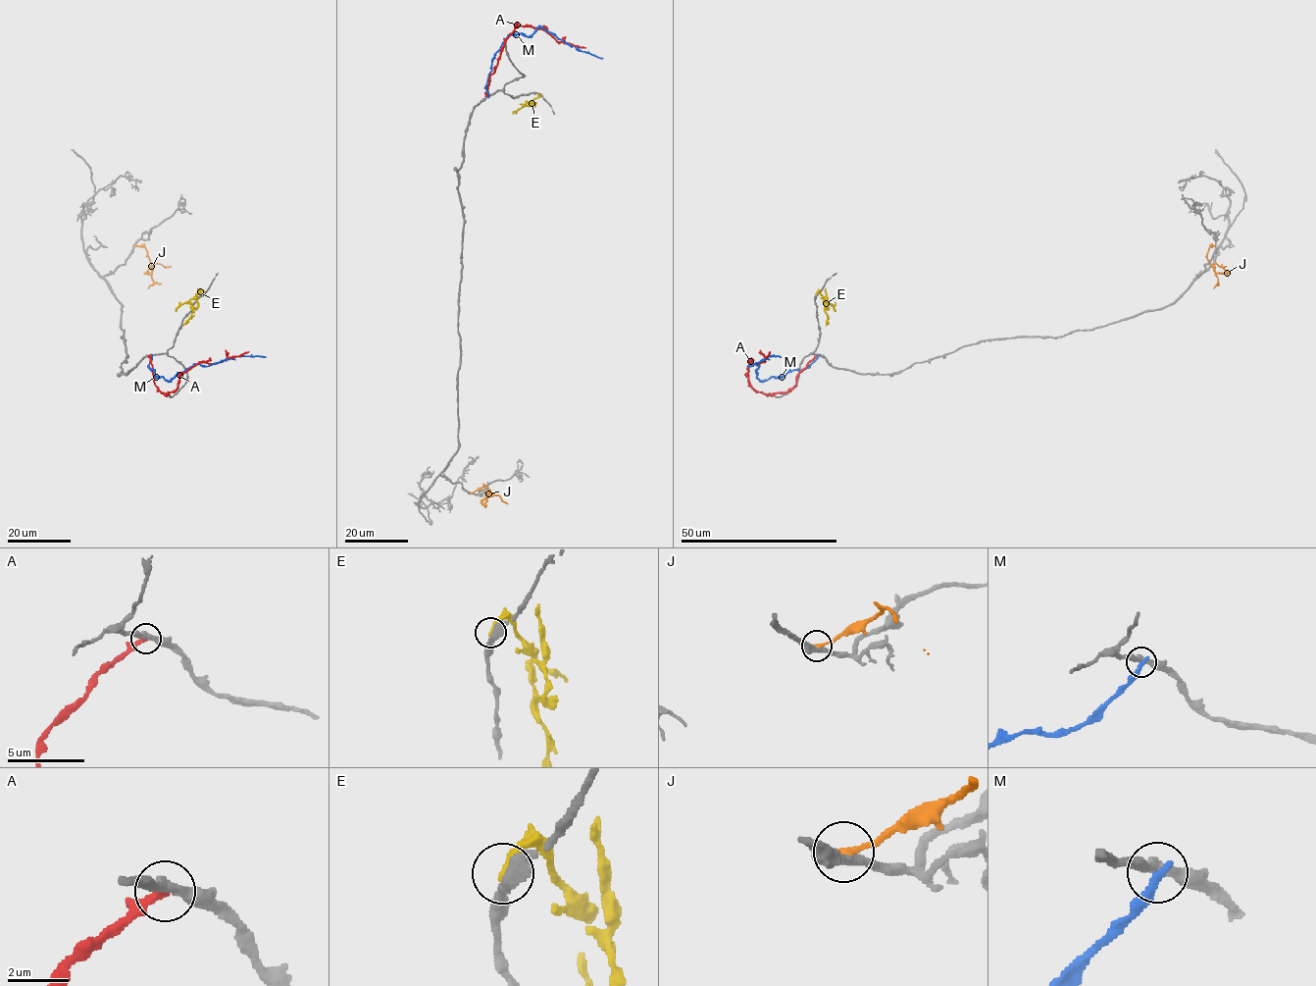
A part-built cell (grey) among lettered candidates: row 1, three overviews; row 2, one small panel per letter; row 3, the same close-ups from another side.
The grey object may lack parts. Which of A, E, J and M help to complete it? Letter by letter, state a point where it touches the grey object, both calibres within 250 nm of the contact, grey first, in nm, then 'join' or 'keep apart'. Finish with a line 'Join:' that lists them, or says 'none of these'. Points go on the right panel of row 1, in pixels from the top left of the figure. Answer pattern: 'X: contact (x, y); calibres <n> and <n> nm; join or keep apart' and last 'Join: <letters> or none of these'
A: contact (818, 355); calibres 320 and 400 nm; keep apart
E: contact (815, 294); calibres 360 and 320 nm; keep apart
J: contact (1214, 245); calibres 320 and 240 nm; keep apart
M: contact (818, 355); calibres 280 and 280 nm; keep apart
Join: none of these

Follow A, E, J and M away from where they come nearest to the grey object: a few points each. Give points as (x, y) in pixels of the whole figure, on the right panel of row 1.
A: (818, 355), (799, 374), (793, 388), (764, 394), (751, 387), (748, 365), (764, 361), (770, 351)
E: (816, 294), (819, 291), (824, 296), (826, 325)
J: (1215, 245), (1209, 247), (1207, 259), (1215, 271), (1224, 273), (1222, 264)
M: (818, 355), (806, 368), (763, 380), (756, 377), (758, 366), (749, 365), (768, 356), (780, 356)

